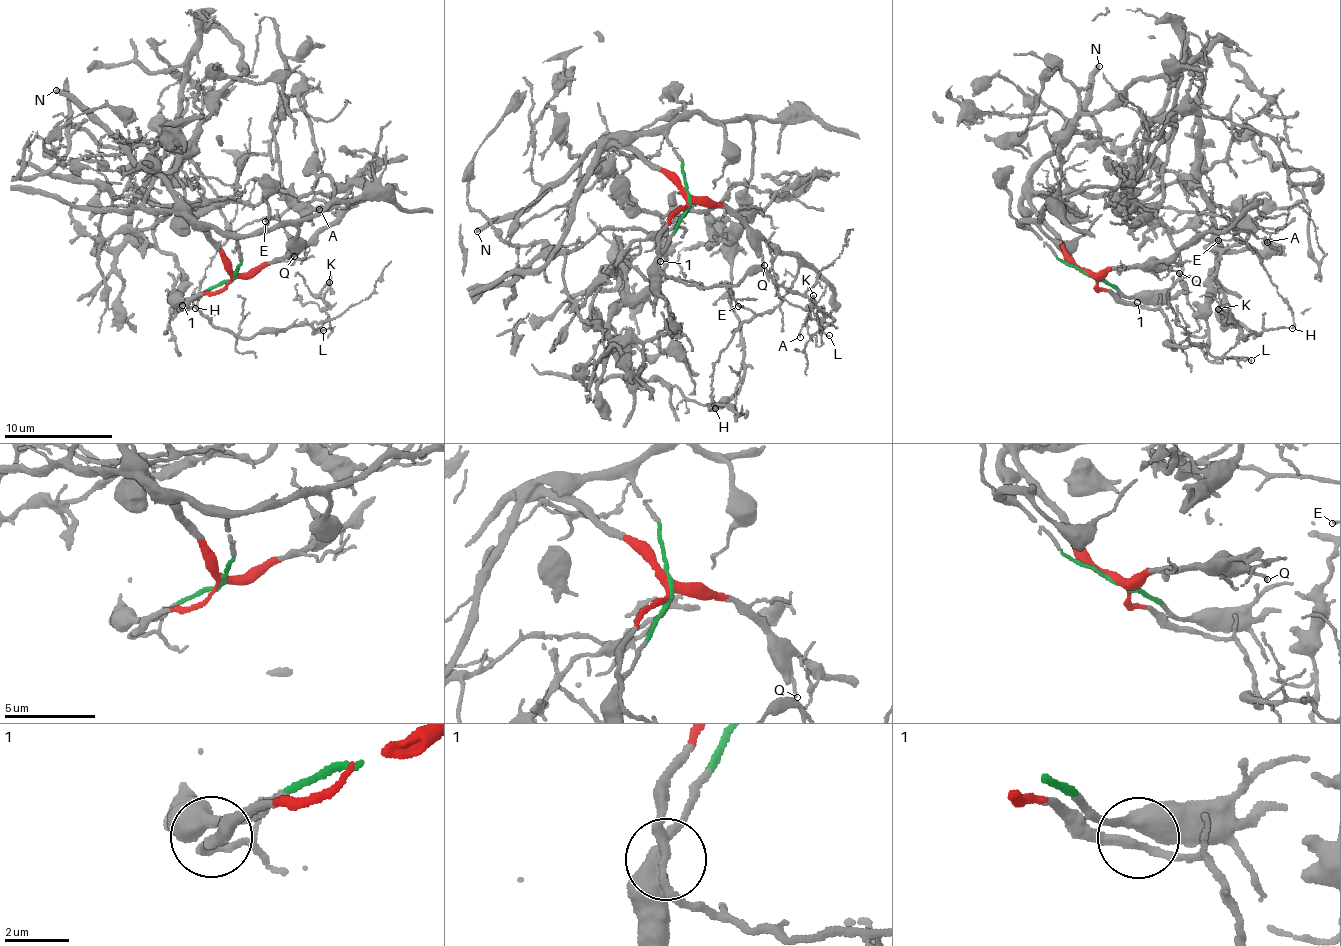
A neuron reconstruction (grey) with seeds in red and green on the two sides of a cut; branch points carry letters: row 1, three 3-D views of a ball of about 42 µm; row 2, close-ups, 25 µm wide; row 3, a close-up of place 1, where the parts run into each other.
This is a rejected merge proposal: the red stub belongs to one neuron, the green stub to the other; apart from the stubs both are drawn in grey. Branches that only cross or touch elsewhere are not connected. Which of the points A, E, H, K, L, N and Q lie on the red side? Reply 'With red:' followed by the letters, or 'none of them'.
With red: A, E, H, K, L, N, Q

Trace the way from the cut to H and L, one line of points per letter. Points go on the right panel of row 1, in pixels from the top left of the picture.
H: (1089, 274), (1151, 267), (1229, 225), (1234, 238), (1252, 250), (1294, 315), (1292, 328)
L: (1089, 274), (1100, 290), (1161, 313), (1176, 344), (1170, 347), (1203, 346), (1216, 357), (1252, 361)

